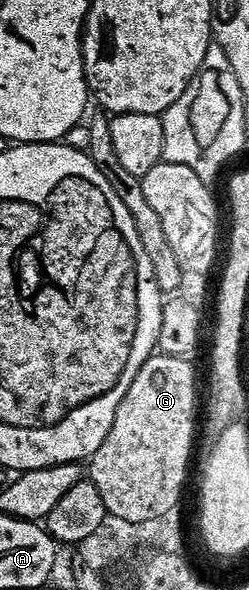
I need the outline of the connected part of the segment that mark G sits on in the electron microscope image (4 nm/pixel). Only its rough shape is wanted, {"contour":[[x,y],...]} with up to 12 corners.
{"contour":[[195,367],[134,372],[89,460],[108,516],[157,521],[182,501]]}

